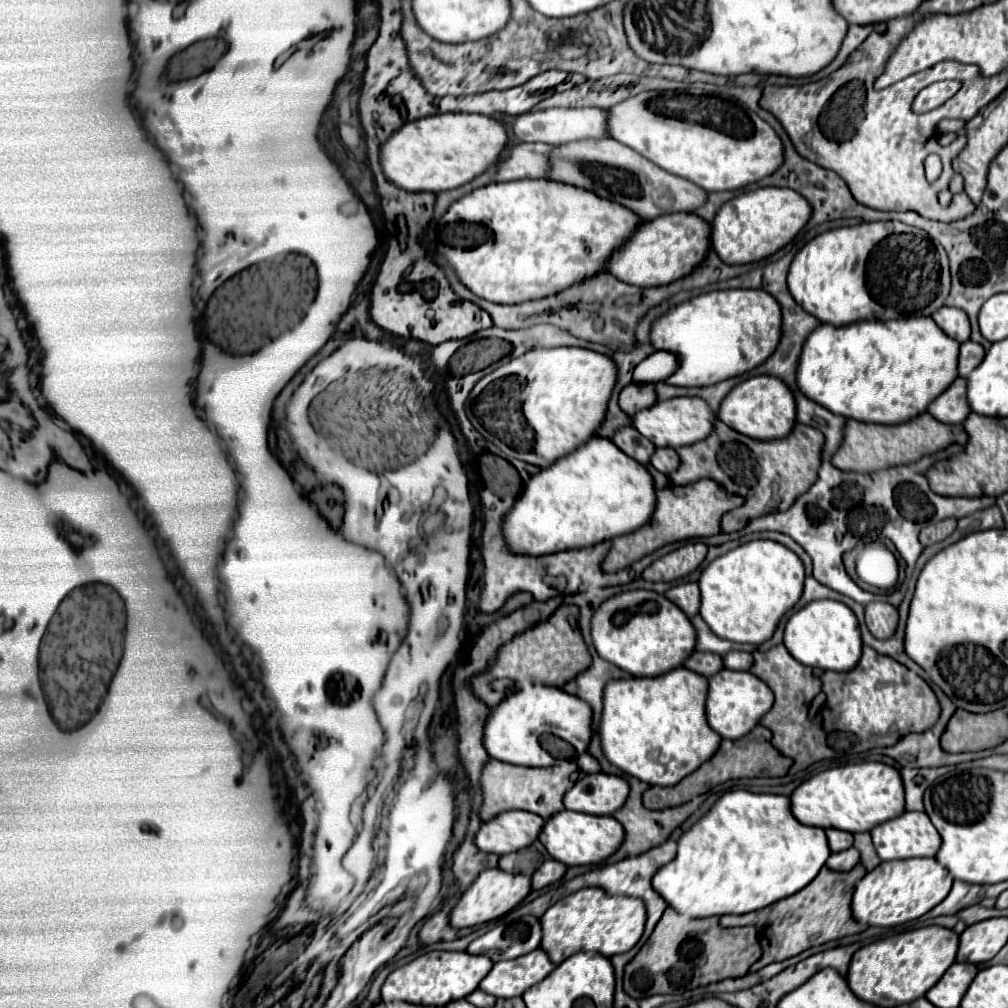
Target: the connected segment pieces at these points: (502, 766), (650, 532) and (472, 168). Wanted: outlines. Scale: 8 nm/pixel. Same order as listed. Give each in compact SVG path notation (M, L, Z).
M490 759L480 775L480 789L482 789L482 807L480 807L480 821L490 821L502 811L522 809L540 815L542 819L550 819L554 813L562 811L562 795L566 789L574 785L578 777L584 777L584 773L578 769L574 761L562 761L552 767L518 767L510 763L502 763L496 759Z
M700 479L692 485L668 485L662 491L656 491L656 509L650 517L648 525L642 525L640 529L614 537L610 539L612 547L606 559L602 561L602 571L604 573L614 573L618 569L630 567L634 561L642 559L644 555L656 551L658 547L672 543L672 541L682 541L682 539L692 539L692 537L710 537L720 533L720 517L726 511L732 511L744 503L742 497L726 493L716 481L712 479Z
M440 113L402 125L380 147L380 167L390 183L404 191L440 193L456 189L496 163L506 145L504 127L484 115Z

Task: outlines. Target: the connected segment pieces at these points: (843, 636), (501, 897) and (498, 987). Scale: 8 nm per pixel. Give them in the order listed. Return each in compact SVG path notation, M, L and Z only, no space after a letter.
M832 599L812 601L786 621L784 645L796 661L808 667L820 667L820 669L830 669L830 671L854 669L862 653L858 619L840 601L832 601Z
M486 869L460 895L458 903L454 905L454 909L450 913L450 925L454 929L460 929L460 927L474 927L480 923L494 921L494 919L502 917L504 913L508 913L510 909L514 909L528 893L530 893L528 875L518 875L518 873L512 875L512 873L504 873L502 869Z
M534 949L524 957L494 963L490 973L480 981L480 989L494 997L518 997L528 987L542 981L554 967L556 965L542 949Z

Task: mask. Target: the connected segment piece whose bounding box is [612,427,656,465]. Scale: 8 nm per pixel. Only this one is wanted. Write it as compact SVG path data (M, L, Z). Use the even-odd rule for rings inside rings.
M622 427L612 435L612 441L632 459L636 459L638 463L646 465L650 461L650 455L654 453L654 445L646 439L640 437L640 433L636 433L636 429L632 427Z

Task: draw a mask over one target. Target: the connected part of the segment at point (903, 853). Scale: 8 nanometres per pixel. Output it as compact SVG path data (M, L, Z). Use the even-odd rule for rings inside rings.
M904 811L900 817L874 827L870 835L874 849L882 861L908 859L908 857L934 857L940 847L940 835L936 827L930 823L926 813L918 813L918 811Z

